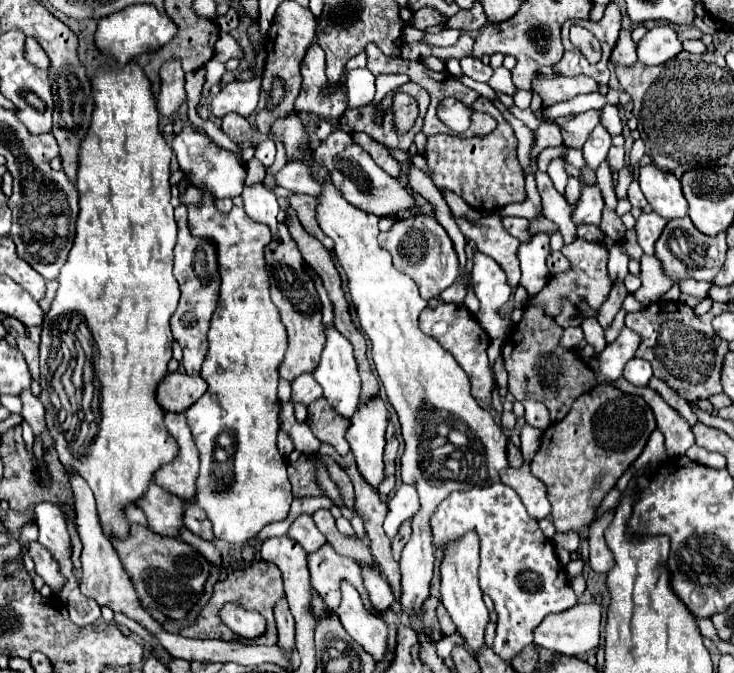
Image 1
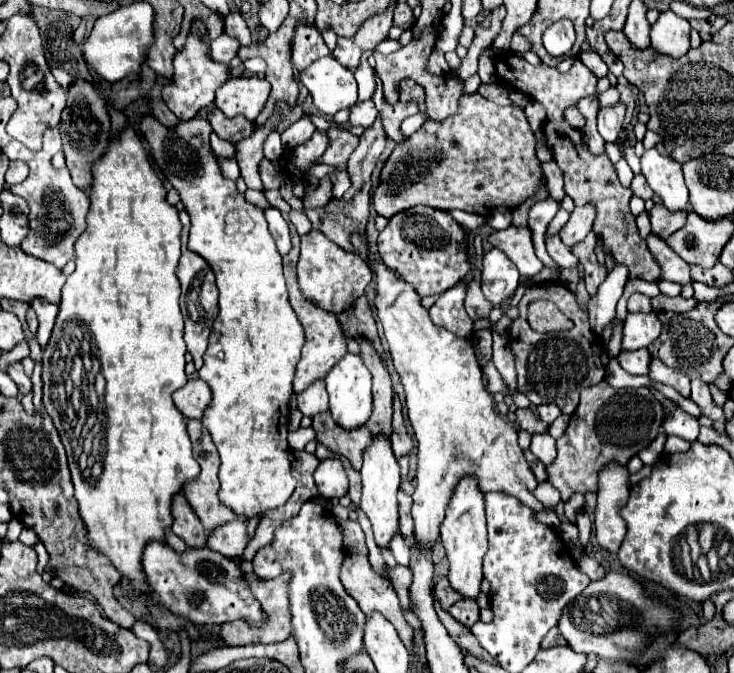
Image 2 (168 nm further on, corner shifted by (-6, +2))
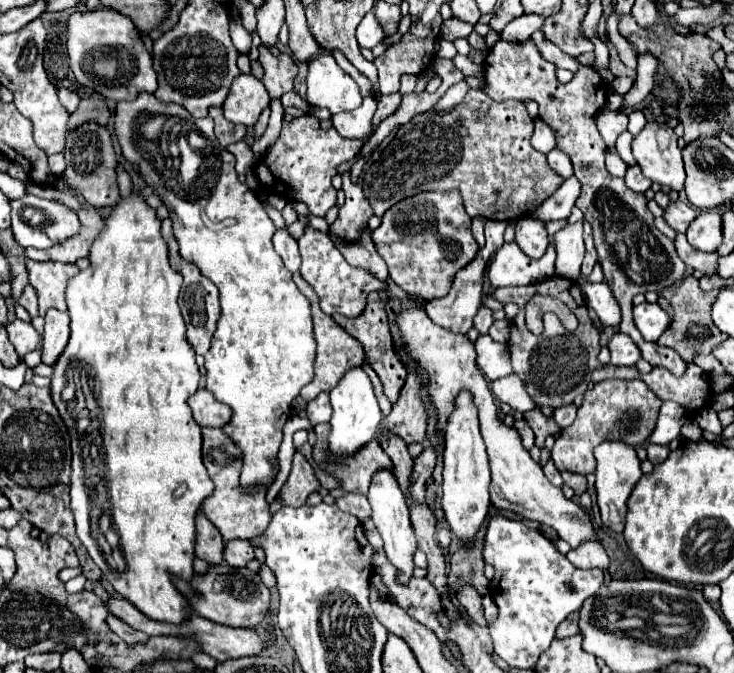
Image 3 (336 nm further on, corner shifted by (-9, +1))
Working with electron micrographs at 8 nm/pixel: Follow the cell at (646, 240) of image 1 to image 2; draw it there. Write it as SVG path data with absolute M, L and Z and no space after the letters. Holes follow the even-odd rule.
M663 204L653 206L653 210L649 212L653 234L663 240L669 238L675 230L679 230L685 224L685 216L687 212L669 212Z

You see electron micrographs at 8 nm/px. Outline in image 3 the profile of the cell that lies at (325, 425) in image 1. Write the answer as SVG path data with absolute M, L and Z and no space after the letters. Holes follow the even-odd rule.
M322 423L314 427L316 433L316 443L312 447L312 457L314 461L330 475L334 475L340 481L340 487L344 491L350 493L360 493L366 495L372 477L382 471L388 469L390 473L394 473L394 465L390 463L388 455L382 451L380 443L374 439L370 441L366 447L362 447L362 451L358 451L354 457L342 459L342 457L334 457L334 455L326 455L326 437L330 433L330 425Z

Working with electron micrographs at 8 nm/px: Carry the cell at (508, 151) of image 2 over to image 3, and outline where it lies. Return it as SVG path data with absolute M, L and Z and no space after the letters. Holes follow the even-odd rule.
M470 89L466 99L452 111L426 111L414 115L410 123L398 127L394 139L384 147L378 161L372 161L360 185L370 201L374 215L382 217L394 203L420 191L450 191L458 189L464 197L464 207L470 217L486 217L496 221L516 221L530 215L538 203L544 203L560 185L562 177L546 163L546 155L530 145L534 121L522 101L494 101L482 89Z

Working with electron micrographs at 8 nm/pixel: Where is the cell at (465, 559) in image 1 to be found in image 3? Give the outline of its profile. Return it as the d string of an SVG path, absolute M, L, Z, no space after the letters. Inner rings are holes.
M470 391L458 393L454 411L450 413L450 419L446 419L444 437L442 509L452 533L468 545L490 511L490 461L478 427L478 409L474 407Z

